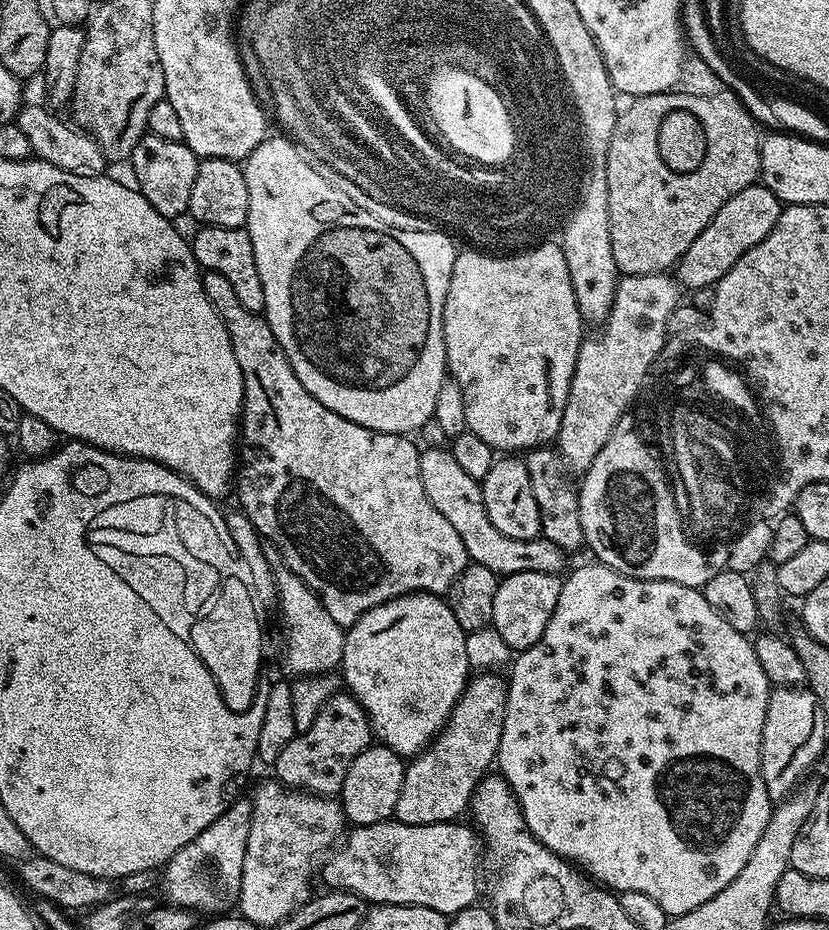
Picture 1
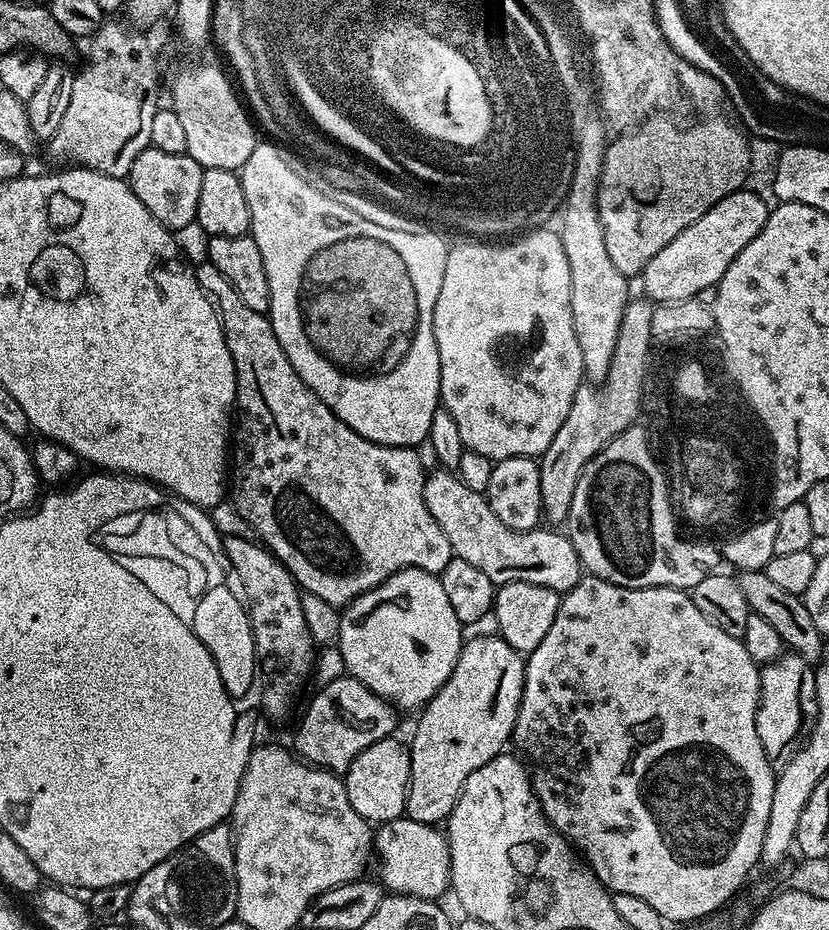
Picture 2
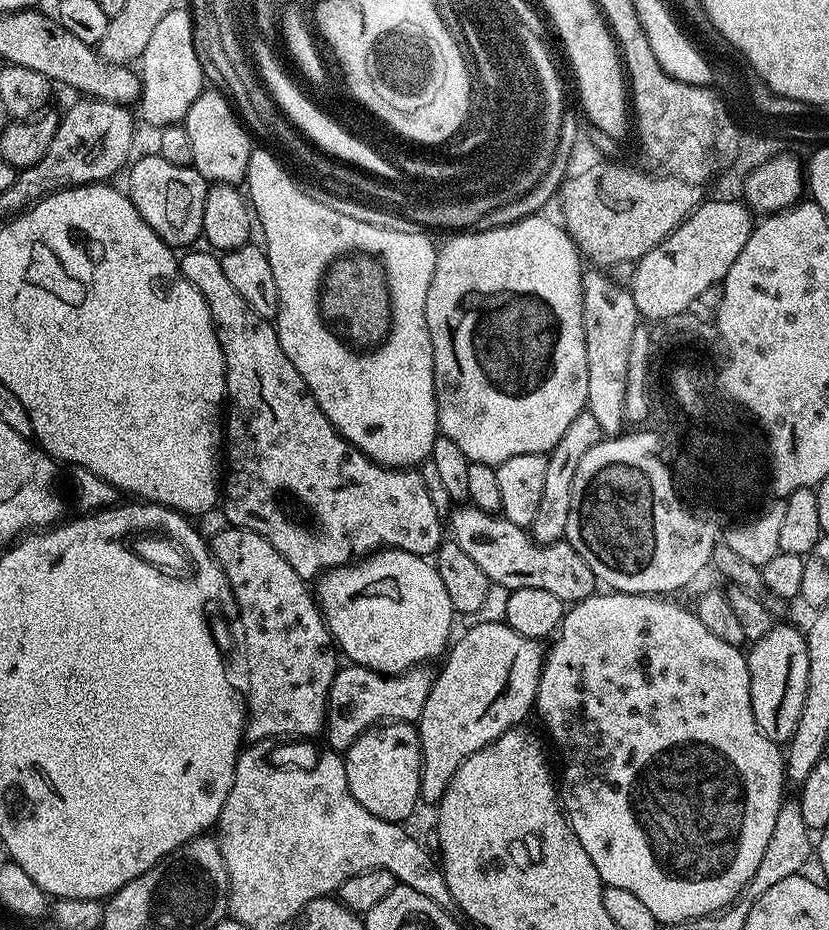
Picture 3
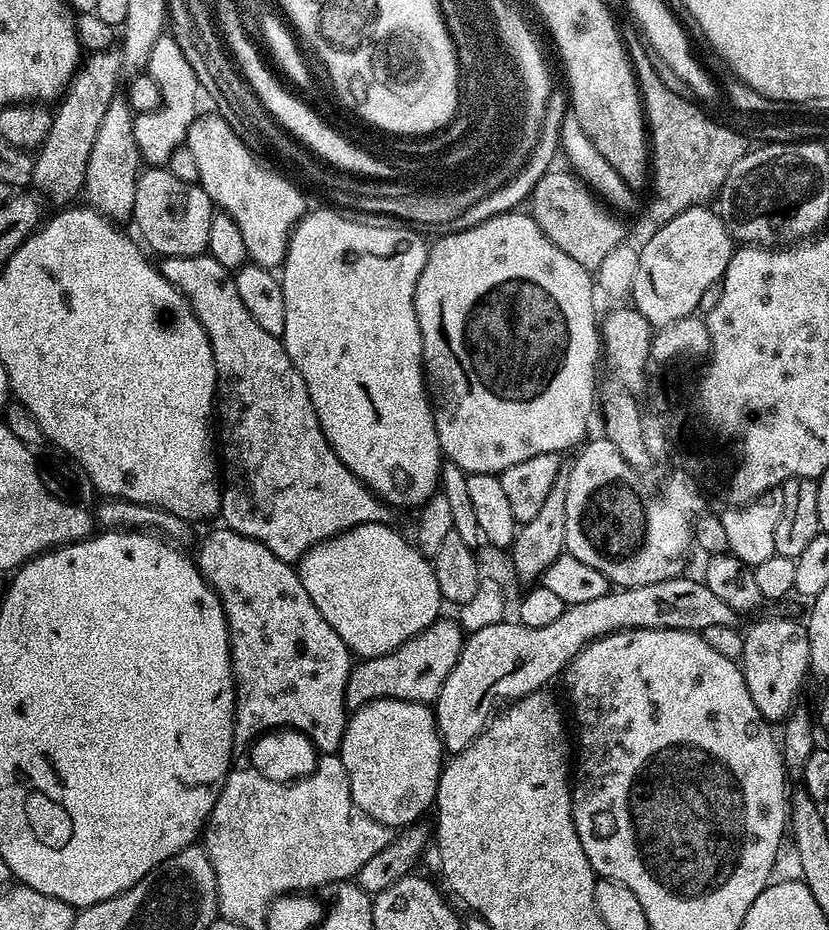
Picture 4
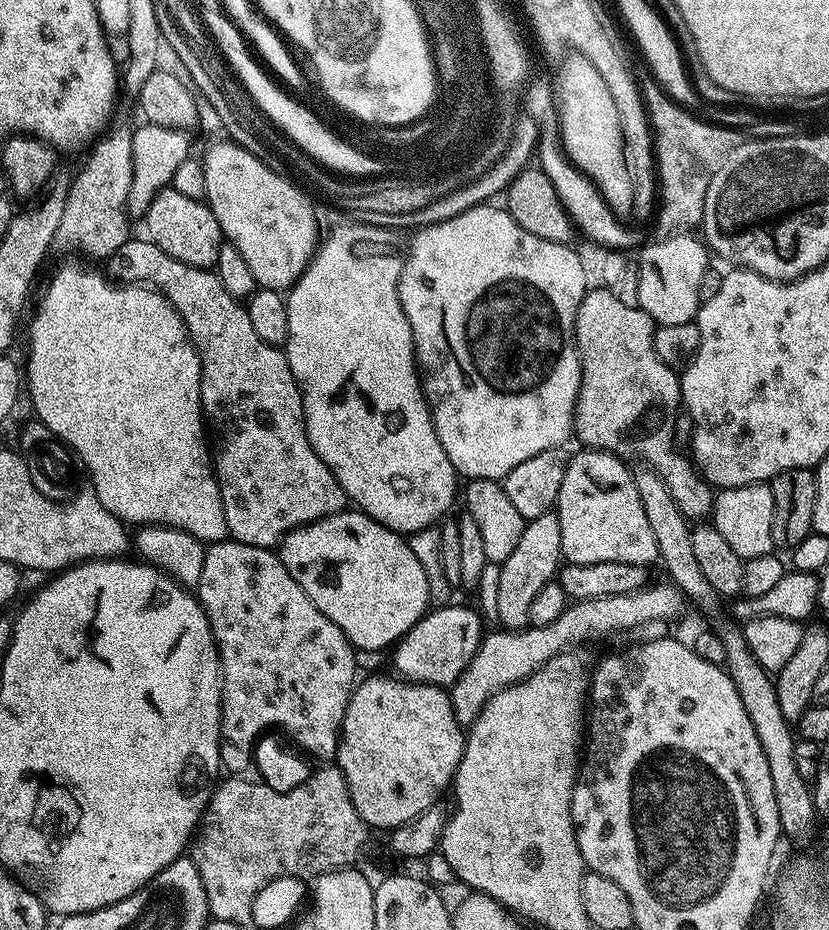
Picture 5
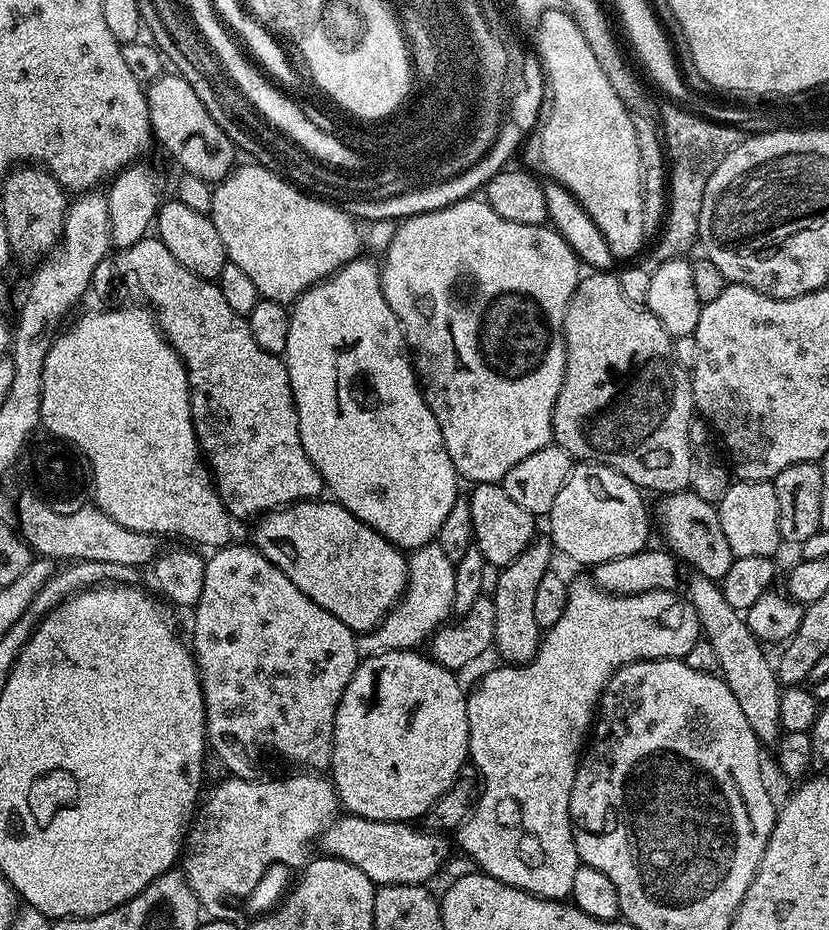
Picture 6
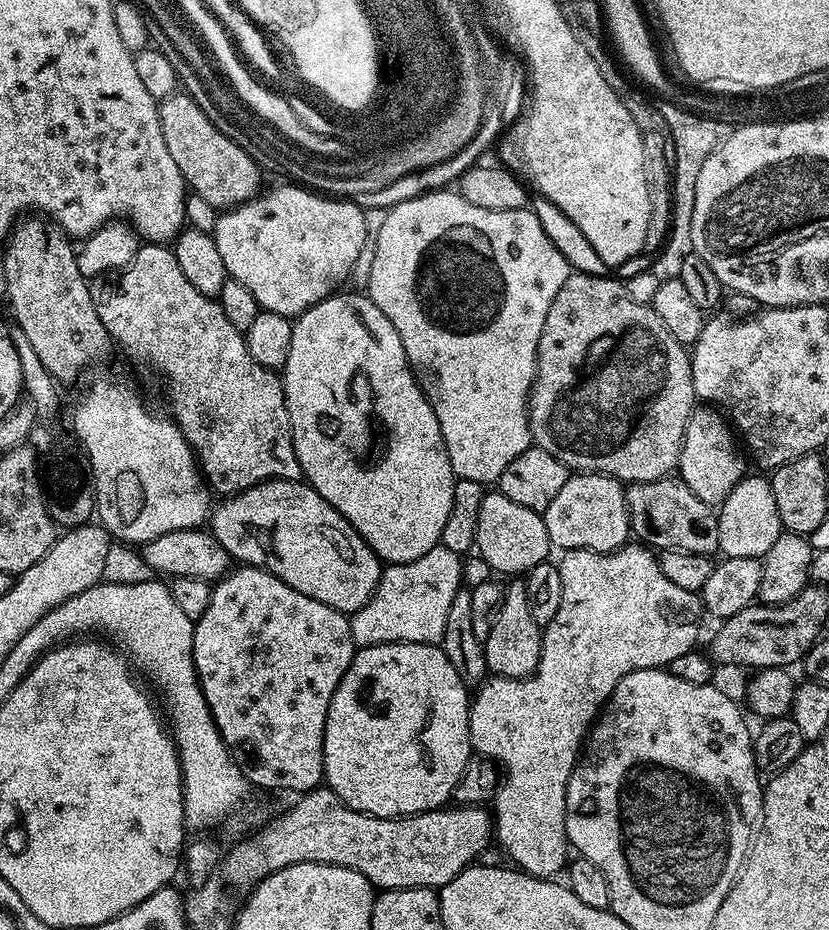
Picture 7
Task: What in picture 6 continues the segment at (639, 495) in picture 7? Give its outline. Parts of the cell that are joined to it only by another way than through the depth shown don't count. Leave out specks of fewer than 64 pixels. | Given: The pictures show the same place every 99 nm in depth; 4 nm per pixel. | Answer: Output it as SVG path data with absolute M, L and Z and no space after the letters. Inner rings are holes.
M695 490L669 492L661 495L659 500L660 532L665 540L663 543L699 575L717 582L723 580L734 557L730 550L730 542L726 542L726 534L722 534L717 505L711 500L703 500Z

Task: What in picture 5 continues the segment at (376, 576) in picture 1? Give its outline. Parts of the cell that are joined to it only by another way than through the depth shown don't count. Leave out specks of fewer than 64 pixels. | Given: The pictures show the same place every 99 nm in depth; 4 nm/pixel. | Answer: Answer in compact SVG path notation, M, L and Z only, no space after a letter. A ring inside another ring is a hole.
M129 238L115 255L109 257L106 266L112 270L125 270L130 275L127 277L143 280L147 287L163 294L174 310L178 310L192 345L196 347L200 359L200 405L214 445L214 471L220 483L229 537L250 546L275 549L285 533L335 512L345 511L349 503L347 494L326 462L322 462L310 446L302 394L288 365L287 355L277 345L267 344L258 338L254 325L250 323L247 307L235 300L226 286L222 286L215 271L186 266L186 262L170 258L166 250L147 238Z

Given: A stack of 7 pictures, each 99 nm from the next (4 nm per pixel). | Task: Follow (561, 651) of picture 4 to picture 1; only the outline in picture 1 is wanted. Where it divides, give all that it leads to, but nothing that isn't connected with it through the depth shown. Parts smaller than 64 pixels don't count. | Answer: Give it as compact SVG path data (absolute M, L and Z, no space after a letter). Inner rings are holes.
M476 674L469 679L440 735L405 767L395 819L410 826L446 824L471 805L476 788L496 763L507 697L503 675Z

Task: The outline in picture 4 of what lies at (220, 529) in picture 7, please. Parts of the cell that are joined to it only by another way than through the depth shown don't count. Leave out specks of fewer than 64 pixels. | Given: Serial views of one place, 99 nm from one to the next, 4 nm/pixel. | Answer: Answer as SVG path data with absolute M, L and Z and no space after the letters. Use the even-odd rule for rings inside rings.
M388 522L359 524L315 544L298 561L300 581L302 586L306 586L306 594L310 594L310 602L314 602L314 606L318 606L318 614L334 626L334 634L346 642L349 652L360 658L394 651L442 616L438 578L432 569L432 560L424 556L409 537L407 540L390 525Z

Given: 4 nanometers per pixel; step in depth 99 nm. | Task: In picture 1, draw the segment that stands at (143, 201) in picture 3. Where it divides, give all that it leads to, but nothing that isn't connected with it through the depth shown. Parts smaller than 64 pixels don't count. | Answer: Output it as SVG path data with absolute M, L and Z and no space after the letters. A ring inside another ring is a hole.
M146 134L134 146L130 157L135 187L167 220L175 221L188 211L190 190L194 190L194 178L198 174L200 160L183 140L167 140Z

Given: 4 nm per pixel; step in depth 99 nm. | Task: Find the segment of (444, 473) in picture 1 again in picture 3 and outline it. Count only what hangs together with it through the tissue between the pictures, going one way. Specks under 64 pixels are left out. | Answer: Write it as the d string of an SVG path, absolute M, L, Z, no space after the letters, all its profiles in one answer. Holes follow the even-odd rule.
M456 506L451 509L452 532L450 538L482 569L482 574L493 584L513 588L550 590L565 605L571 606L590 598L597 591L596 576L582 562L582 554L574 550L565 539L553 544L540 544L525 529L514 526L503 515L483 512L481 508Z

